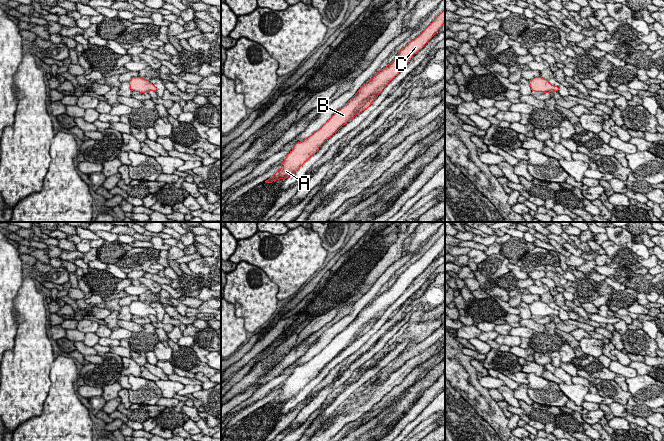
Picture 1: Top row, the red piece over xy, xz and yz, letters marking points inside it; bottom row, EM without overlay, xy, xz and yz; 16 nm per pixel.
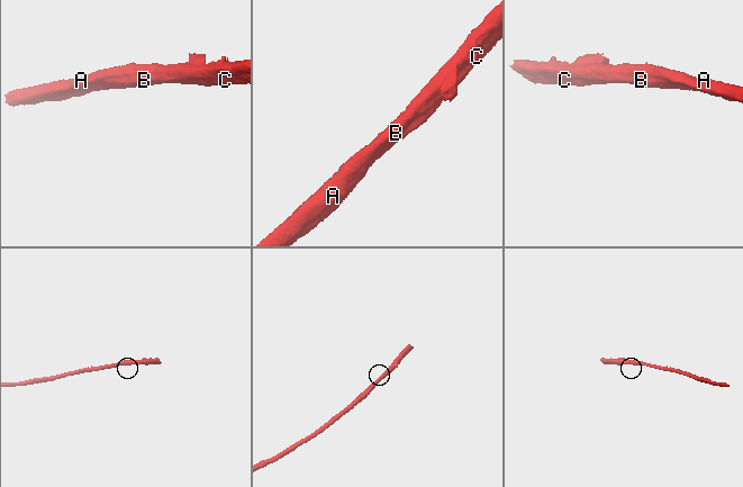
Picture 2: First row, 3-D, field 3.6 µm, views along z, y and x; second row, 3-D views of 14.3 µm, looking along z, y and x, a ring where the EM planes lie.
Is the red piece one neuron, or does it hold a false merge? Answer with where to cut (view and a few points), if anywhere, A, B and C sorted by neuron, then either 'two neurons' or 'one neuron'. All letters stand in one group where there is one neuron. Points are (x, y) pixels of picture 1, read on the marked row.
cut none; groups A B C; one neuron

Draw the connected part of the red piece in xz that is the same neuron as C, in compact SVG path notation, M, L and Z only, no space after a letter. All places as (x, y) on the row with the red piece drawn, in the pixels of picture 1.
M445 10L414 40L399 51L396 58L375 74L367 83L363 84L357 93L316 132L305 140L298 142L281 163L281 168L266 183L280 179L285 180L314 155L319 147L336 133L343 125L356 115L367 109L387 84L397 76L411 60L414 54L438 32L445 23Z

